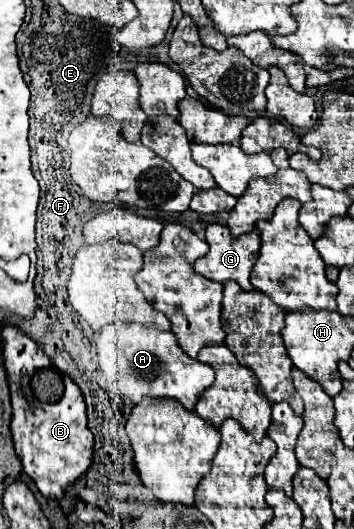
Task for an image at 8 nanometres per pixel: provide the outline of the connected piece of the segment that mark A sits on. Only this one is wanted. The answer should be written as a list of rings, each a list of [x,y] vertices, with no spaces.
[[[112,322],[112,326],[104,326],[104,330],[96,334],[96,348],[106,380],[136,404],[142,398],[172,398],[178,400],[186,410],[194,410],[202,392],[214,382],[214,370],[202,362],[196,362],[194,358],[188,358],[180,350],[174,332],[146,328],[140,322]]]

